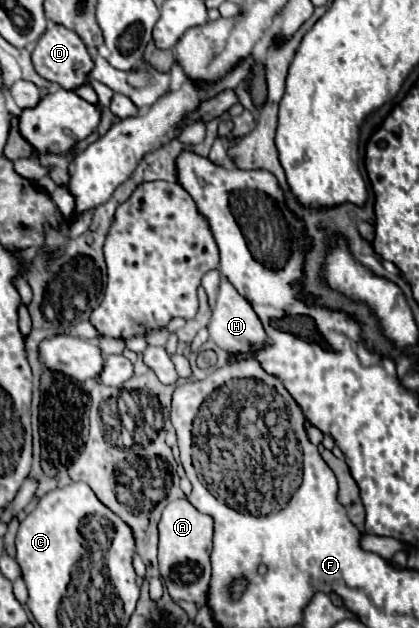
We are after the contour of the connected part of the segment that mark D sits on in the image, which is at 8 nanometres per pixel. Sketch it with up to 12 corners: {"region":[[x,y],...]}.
{"region":[[52,24],[36,42],[36,72],[76,90],[94,62],[82,38]]}

